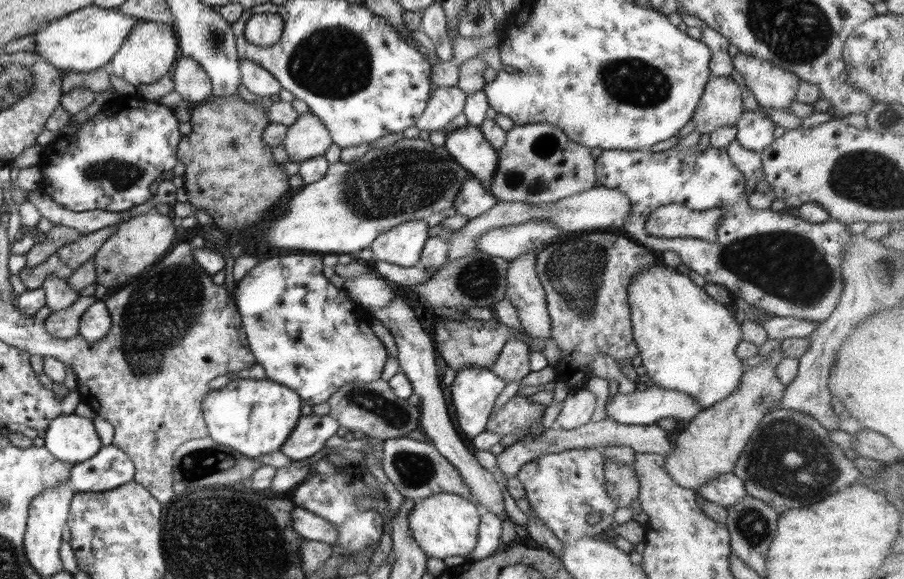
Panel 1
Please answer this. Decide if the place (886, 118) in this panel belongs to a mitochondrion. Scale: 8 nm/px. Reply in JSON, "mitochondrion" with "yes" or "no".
{"mitochondrion":"yes"}

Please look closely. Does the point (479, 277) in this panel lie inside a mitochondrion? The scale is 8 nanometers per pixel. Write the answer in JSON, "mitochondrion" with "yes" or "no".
{"mitochondrion":"yes"}

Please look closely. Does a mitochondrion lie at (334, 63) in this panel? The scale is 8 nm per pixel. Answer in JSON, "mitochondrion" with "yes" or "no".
{"mitochondrion":"yes"}

